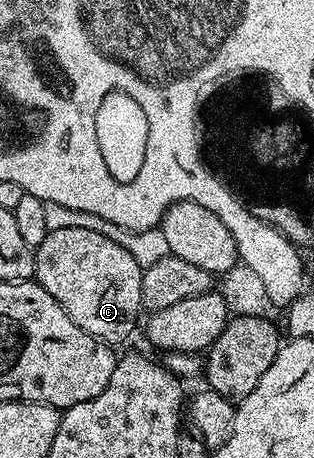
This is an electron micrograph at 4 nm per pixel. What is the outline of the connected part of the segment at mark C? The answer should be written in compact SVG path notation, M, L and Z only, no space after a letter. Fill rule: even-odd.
M59 228L49 231L34 253L35 281L62 304L78 328L109 344L124 342L135 332L140 314L142 318L142 269L119 242L87 228Z

